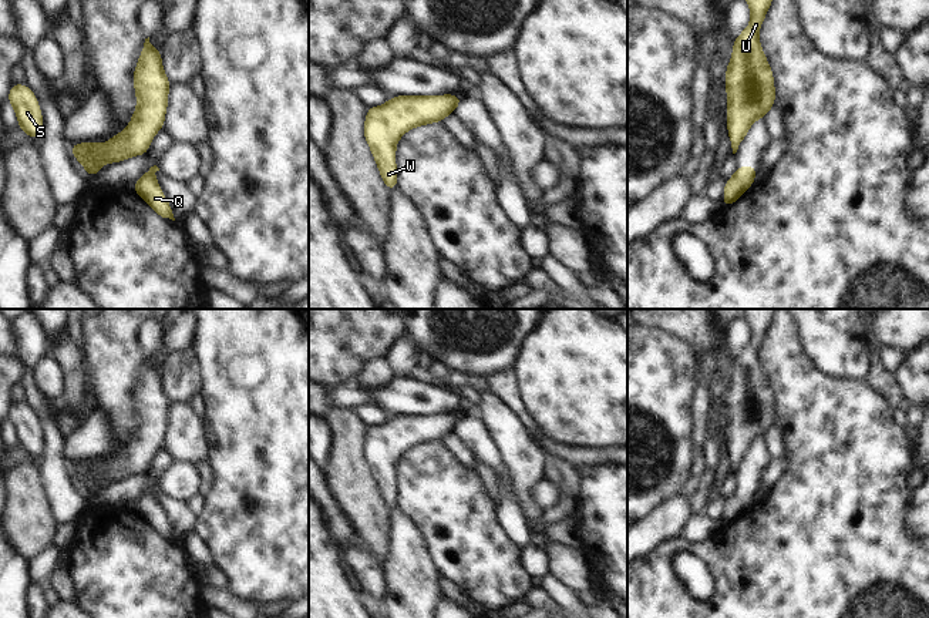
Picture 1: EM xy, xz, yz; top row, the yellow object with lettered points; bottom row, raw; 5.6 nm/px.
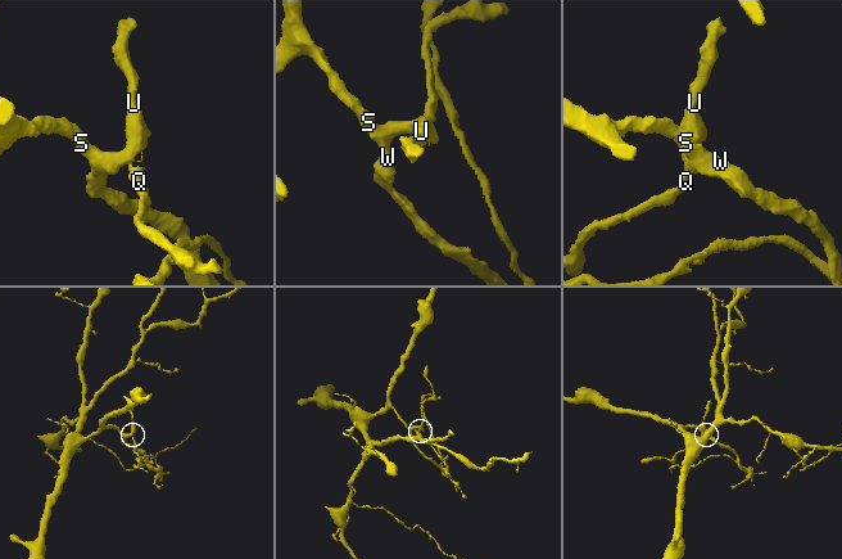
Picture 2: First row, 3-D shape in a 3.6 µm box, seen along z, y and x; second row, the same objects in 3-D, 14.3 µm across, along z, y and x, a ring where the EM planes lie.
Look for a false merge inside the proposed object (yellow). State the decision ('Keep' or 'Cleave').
Cleave.

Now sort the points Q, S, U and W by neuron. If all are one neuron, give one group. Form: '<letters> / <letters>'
Q / S U W

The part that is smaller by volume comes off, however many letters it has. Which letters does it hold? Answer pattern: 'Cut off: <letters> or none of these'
Cut off: Q

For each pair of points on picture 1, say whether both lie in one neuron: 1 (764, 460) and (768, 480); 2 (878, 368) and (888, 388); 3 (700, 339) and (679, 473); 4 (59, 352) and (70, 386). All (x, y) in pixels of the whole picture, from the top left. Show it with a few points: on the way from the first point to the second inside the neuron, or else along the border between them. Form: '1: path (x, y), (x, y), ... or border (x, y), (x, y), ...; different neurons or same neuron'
1: border (773, 459), (758, 486); different neurons
2: path (878, 372), (887, 383); same neuron
3: border (663, 331), (693, 346); different neurons
4: path (67, 360), (70, 363), (70, 378); same neuron

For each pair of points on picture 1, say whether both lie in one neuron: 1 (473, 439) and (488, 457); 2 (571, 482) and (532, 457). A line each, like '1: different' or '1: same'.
1: same
2: different

